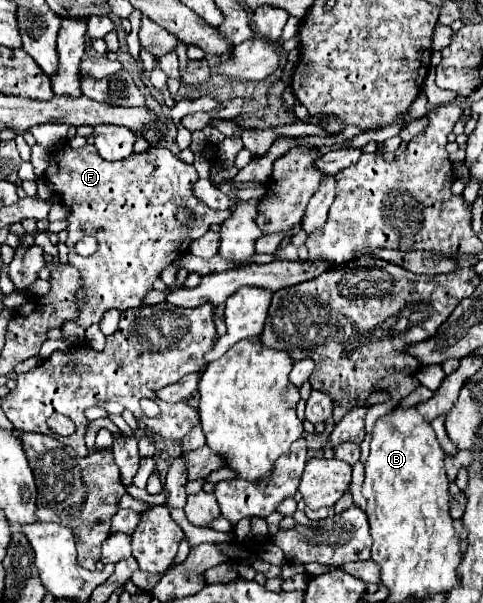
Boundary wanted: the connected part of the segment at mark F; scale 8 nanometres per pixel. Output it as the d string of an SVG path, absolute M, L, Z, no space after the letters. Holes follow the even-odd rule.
M94 145L80 149L64 147L64 153L52 153L46 181L54 185L54 193L68 209L68 217L64 219L68 223L68 261L82 277L76 323L84 329L98 323L108 309L124 311L140 307L160 273L188 251L190 233L194 241L202 237L212 223L224 223L232 215L230 209L210 209L204 201L194 197L192 187L198 181L194 165L180 161L166 147L150 147L122 161L98 157ZM180 205L190 207L196 215L188 227L180 225L174 217ZM86 235L94 235L100 249L90 257L80 257L74 245Z

